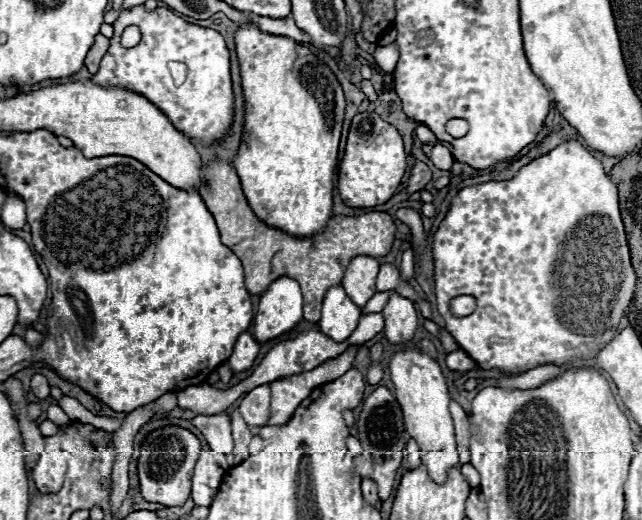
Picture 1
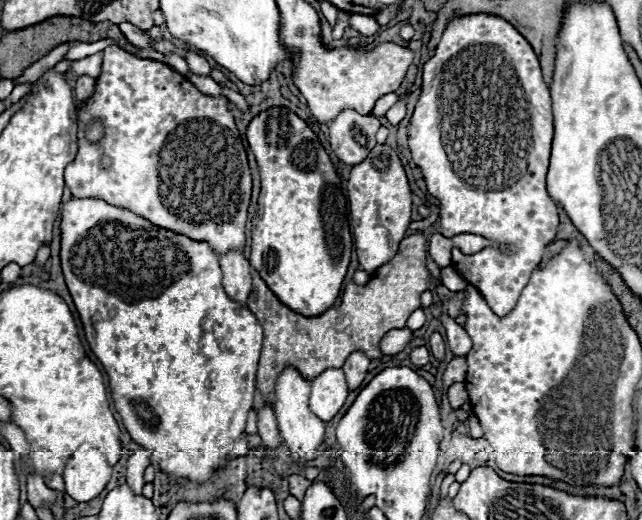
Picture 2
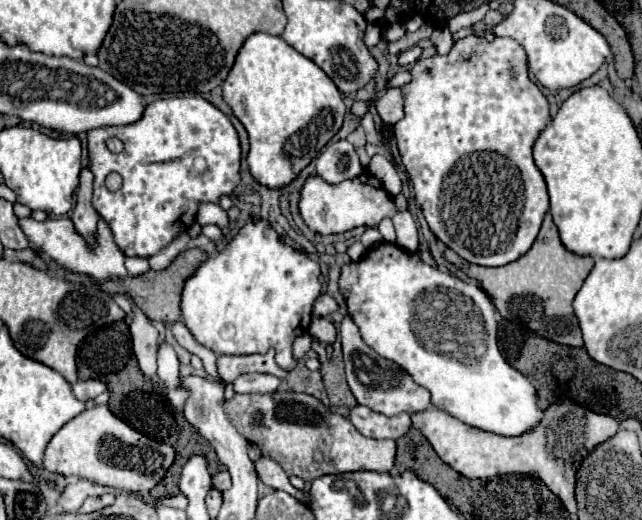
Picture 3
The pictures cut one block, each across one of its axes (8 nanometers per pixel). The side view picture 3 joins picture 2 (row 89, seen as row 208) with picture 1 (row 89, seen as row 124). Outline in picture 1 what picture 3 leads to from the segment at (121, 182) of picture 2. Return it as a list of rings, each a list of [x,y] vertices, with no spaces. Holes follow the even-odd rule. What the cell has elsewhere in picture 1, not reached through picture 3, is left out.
[[[138,6],[122,12],[112,26],[116,32],[110,38],[110,48],[100,62],[100,70],[92,76],[92,82],[96,86],[126,88],[148,98],[168,116],[176,130],[196,142],[202,142],[202,146],[212,146],[214,142],[224,140],[234,120],[230,52],[224,38],[212,28],[202,28],[174,16],[168,8],[146,12],[144,6]],[[130,24],[140,28],[142,40],[134,48],[122,48],[120,34]],[[170,62],[186,64],[188,70],[184,84],[174,84],[168,70]]]

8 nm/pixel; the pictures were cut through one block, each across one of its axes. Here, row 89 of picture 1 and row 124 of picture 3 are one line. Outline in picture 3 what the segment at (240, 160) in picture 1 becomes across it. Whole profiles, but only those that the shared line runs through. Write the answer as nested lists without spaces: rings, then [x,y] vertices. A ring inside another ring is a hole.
[[[254,32],[244,40],[222,94],[248,132],[250,172],[268,188],[292,182],[340,130],[346,112],[342,94],[326,72],[280,36],[266,32]]]

